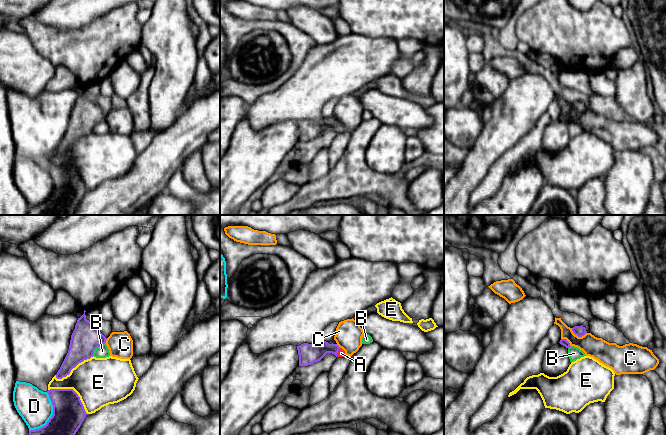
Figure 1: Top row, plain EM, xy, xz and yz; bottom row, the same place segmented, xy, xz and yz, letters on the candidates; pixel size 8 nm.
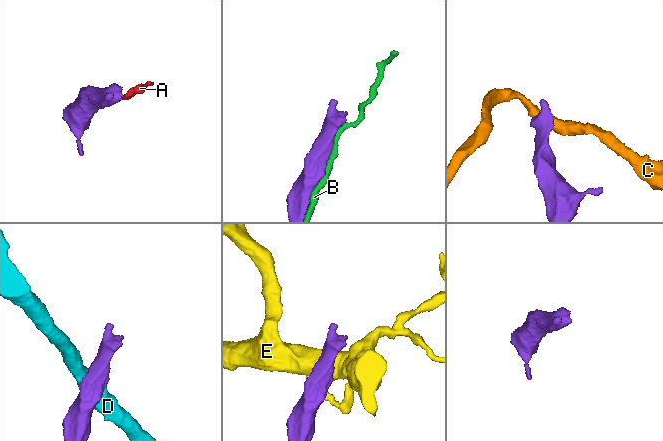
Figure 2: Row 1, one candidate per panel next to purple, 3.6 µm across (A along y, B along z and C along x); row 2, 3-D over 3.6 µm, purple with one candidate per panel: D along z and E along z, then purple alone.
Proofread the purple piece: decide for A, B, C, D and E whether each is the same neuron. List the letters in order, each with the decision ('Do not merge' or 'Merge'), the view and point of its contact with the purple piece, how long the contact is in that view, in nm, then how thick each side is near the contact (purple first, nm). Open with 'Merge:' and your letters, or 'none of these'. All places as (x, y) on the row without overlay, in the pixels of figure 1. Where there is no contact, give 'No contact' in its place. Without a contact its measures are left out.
Merge: A
A: Merge. Touches purple at xz (337, 128). Shared border 80 nm. Thickness 160 nm (purple) against 60 nm
B: Do not merge. Touches purple at xy (96, 123). Shared border 140 nm. Thickness 220 nm (purple) against 100 nm
C: Do not merge. Touches purple at yz (578, 112). Shared border 130 nm. Thickness 90 nm (purple) against 170 nm
D: Do not merge. Touches purple at xy (52, 192). Shared border 360 nm. Thickness 280 nm (purple) against 280 nm
E: Do not merge. Touches purple at xy (72, 165). Shared border 380 nm. Thickness 260 nm (purple) against 380 nm

